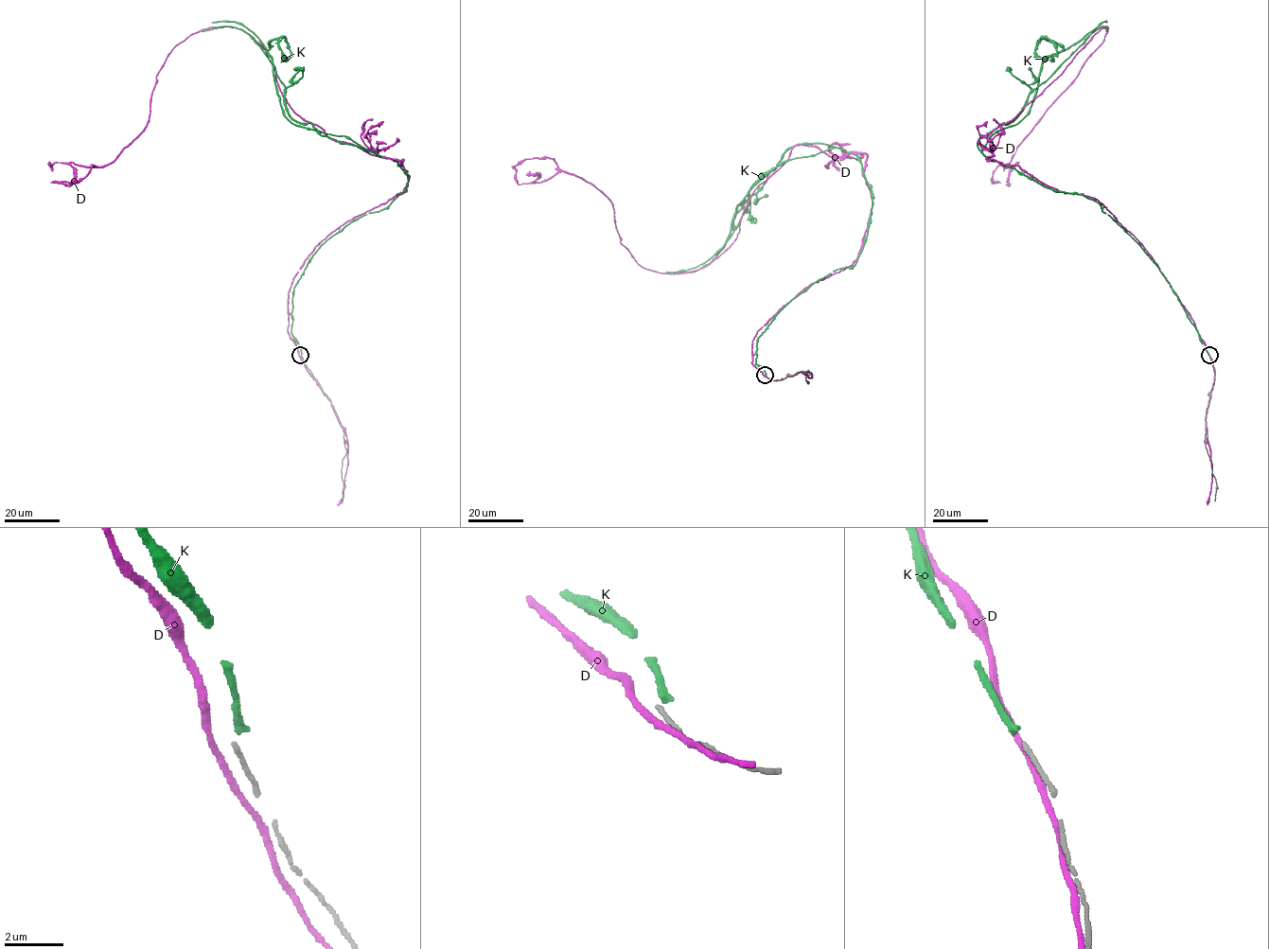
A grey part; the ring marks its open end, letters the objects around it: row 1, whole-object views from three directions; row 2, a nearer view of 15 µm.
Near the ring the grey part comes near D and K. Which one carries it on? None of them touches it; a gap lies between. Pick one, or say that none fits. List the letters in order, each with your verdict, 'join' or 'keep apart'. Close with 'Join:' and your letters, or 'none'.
D: keep apart
K: keep apart
Join: none

